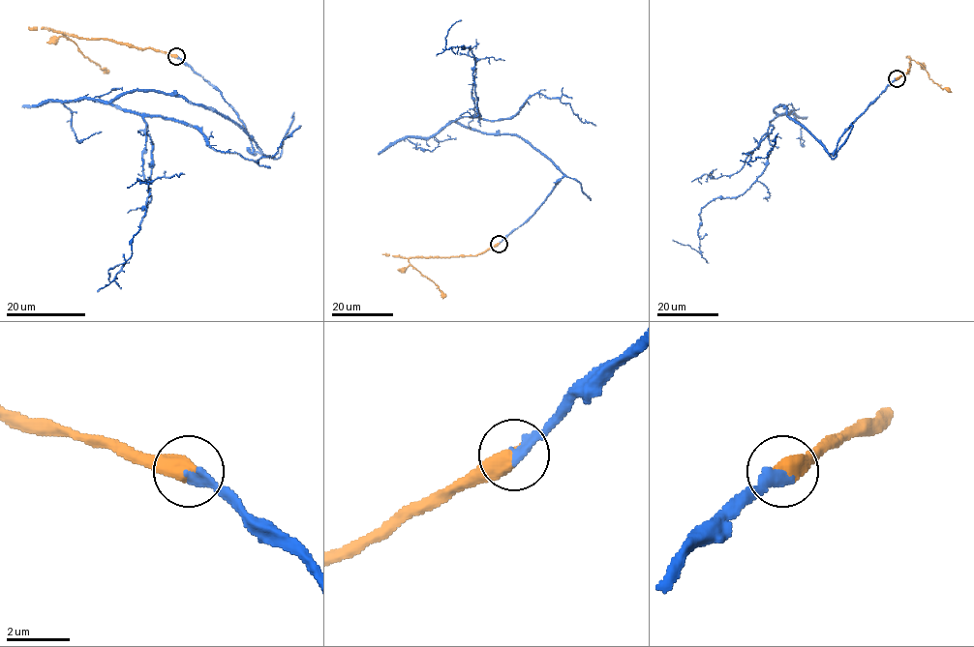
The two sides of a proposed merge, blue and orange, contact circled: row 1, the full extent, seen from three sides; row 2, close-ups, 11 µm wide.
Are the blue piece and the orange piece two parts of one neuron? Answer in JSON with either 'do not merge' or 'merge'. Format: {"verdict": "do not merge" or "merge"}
{"verdict": "merge"}

